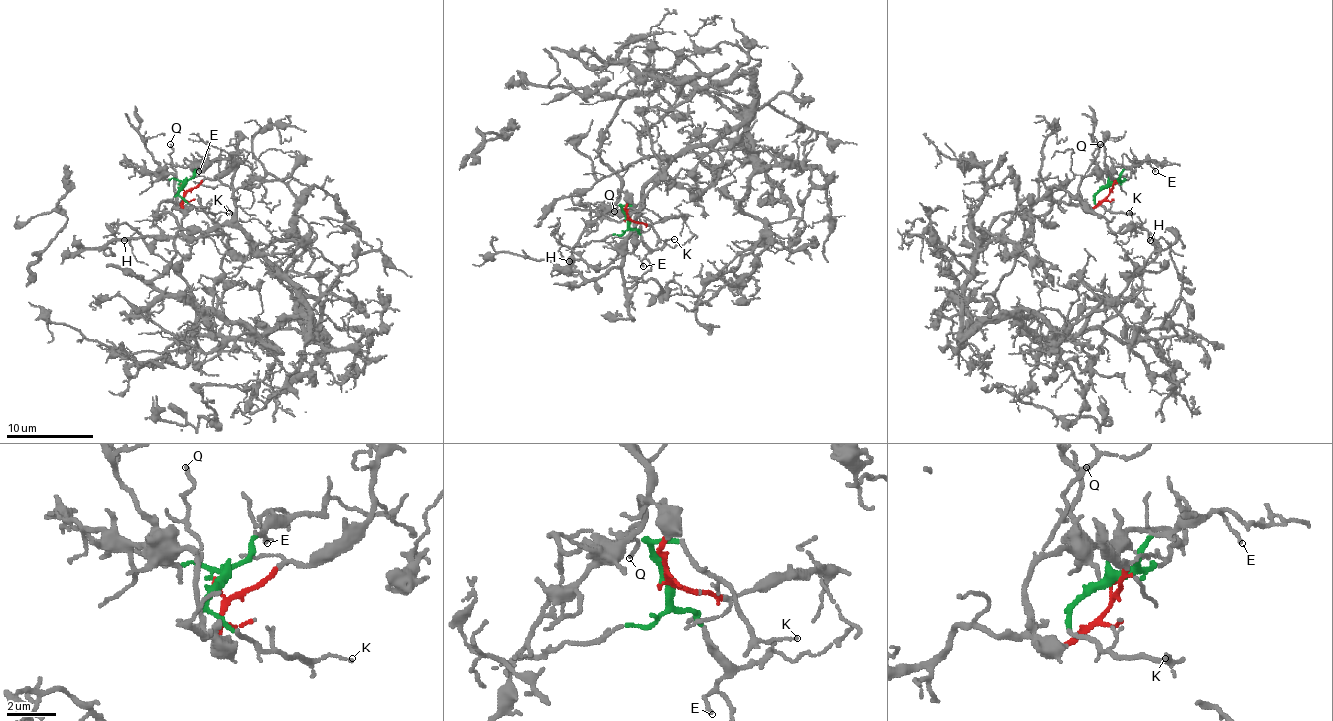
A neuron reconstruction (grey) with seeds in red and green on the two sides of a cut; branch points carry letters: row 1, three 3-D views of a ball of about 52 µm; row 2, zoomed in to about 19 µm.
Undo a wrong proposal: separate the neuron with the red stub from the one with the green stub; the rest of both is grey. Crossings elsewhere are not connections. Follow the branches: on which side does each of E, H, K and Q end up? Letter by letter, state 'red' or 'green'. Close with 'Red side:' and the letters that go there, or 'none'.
E: green
H: red
K: green
Q: red
Red side: H, Q

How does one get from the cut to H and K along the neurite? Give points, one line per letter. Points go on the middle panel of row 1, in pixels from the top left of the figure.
H: (626, 219), (599, 154), (615, 110), (679, 79), (753, 73), (753, 110), (644, 189), (631, 252), (568, 260)
K: (626, 219), (622, 209), (631, 206), (664, 241), (675, 238)

